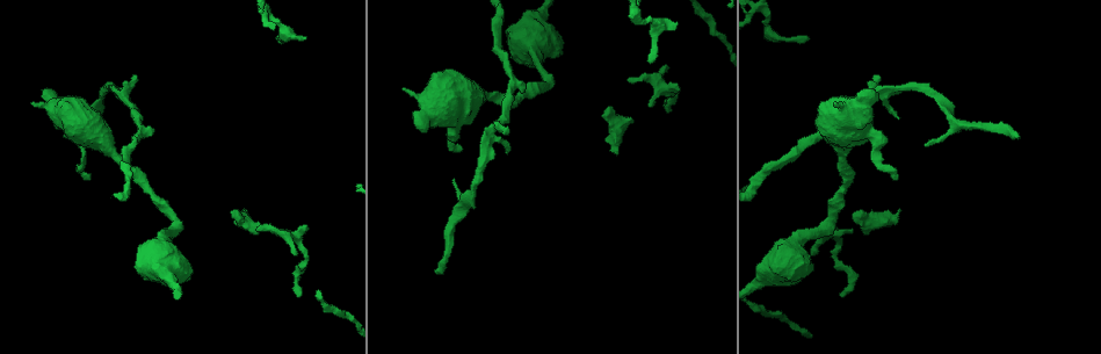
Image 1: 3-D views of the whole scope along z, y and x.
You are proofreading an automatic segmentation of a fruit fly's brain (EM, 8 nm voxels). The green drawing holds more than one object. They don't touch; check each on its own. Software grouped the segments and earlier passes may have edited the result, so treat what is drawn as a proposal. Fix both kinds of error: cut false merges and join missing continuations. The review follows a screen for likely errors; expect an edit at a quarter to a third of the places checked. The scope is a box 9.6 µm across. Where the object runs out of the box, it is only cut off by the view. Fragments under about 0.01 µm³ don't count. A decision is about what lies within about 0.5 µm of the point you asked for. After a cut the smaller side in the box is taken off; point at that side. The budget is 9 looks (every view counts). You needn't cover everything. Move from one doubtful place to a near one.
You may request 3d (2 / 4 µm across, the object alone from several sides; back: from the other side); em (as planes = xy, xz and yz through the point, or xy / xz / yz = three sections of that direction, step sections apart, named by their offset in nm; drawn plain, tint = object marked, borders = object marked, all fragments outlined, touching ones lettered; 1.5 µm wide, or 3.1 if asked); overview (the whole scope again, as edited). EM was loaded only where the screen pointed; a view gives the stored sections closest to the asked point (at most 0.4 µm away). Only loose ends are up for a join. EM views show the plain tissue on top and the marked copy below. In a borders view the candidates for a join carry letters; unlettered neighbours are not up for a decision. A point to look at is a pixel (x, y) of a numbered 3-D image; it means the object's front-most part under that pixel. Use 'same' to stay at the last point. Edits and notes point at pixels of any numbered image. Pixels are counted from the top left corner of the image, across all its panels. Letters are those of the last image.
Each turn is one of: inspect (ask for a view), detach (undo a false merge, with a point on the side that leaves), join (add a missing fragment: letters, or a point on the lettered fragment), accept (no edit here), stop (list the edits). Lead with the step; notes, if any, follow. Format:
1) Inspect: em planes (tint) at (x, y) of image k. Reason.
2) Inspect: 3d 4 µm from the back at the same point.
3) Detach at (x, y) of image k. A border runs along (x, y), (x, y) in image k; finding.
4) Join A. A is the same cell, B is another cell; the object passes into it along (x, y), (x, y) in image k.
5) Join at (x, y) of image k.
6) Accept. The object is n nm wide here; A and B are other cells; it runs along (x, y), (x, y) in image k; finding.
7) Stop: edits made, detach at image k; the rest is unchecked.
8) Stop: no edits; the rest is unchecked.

Inspect: em yz step 8 (tint) at (89, 179) of image 1. Free end.

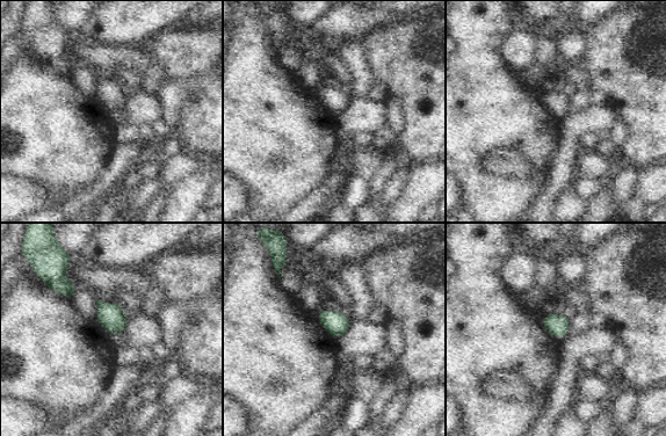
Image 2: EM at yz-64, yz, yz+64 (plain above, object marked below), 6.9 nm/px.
Inspect: em planes (borders) at the same point.

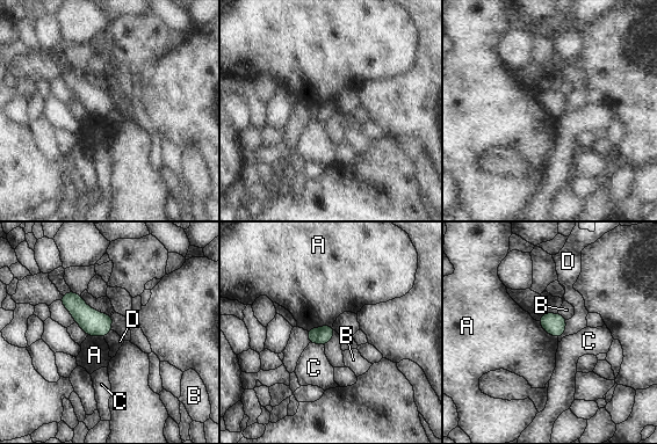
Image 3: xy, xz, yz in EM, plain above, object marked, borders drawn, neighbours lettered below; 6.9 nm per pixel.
Accept. The object is 130 nm wide here; the longest contact is with A, 190 nm; A, B, C and D are other cells; none of them fits.

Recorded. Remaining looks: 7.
Inspect: 3d 2 µm at (667, 67) of image 1. Tapers out.

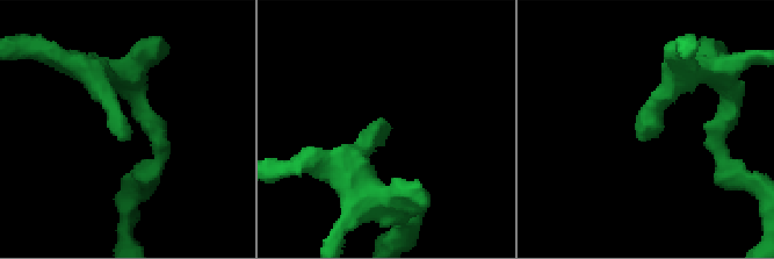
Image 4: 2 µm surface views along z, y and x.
Inspect: em planes (tint) at (122, 137) of image 4. Shape alone is not enough.

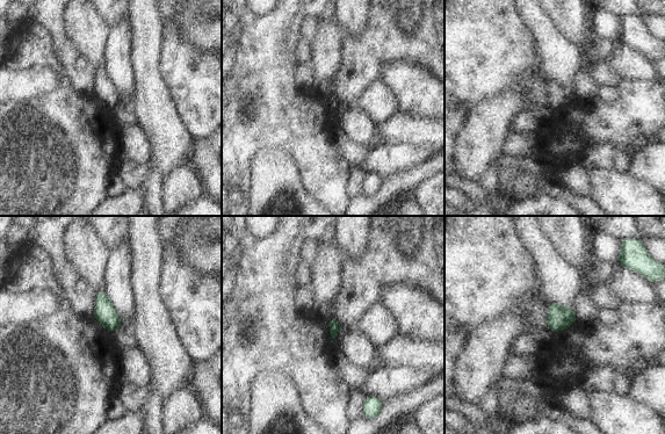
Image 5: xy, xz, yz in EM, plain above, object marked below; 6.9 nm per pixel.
Inspect: em planes (borders) at the same point.

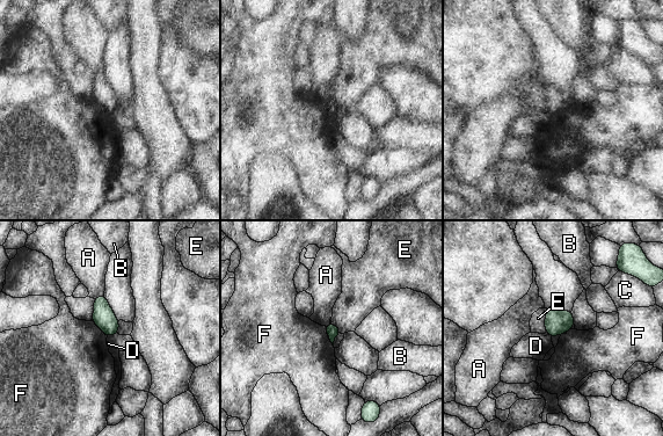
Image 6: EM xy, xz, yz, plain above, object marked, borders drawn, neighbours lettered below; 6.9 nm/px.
Accept. The object is 90 nm wide here; A, B, C, D, E and F are other cells; a border runs along (323, 326), (333, 346) in image 6; no lettered fragment goes on from it.

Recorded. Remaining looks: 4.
Inspect: em yz step 8 (borders) at (1018, 136) of image 1. An open end.

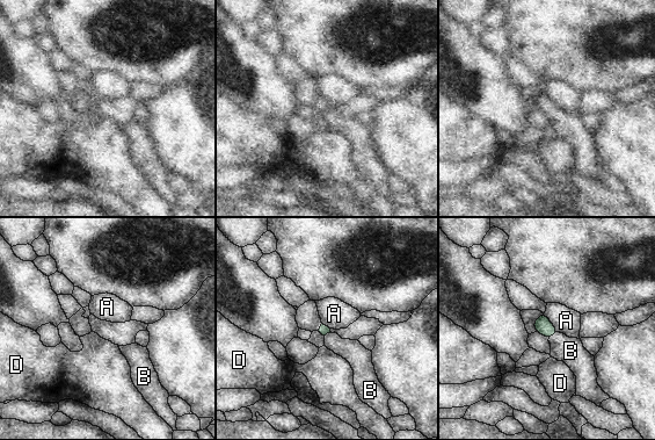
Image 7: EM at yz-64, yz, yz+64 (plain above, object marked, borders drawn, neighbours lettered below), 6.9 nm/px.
Inspect: em planes (borders) at the same point. Cut it another way.

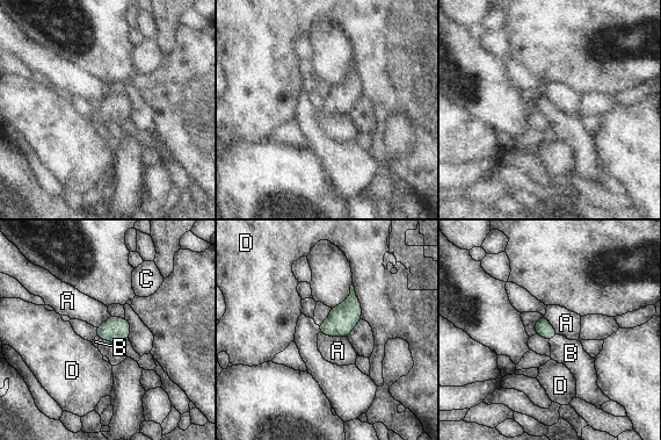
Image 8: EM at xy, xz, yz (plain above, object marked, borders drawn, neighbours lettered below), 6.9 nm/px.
Join B. The longest contact is with D, 260 nm; B is the same cell, A, C and D are other cells; the object passes into it along (543, 327), (553, 337), (571, 353) in image 8; it goes on there.

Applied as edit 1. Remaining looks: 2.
Stop: edits made, join at image 8; the rest is unchecked.

